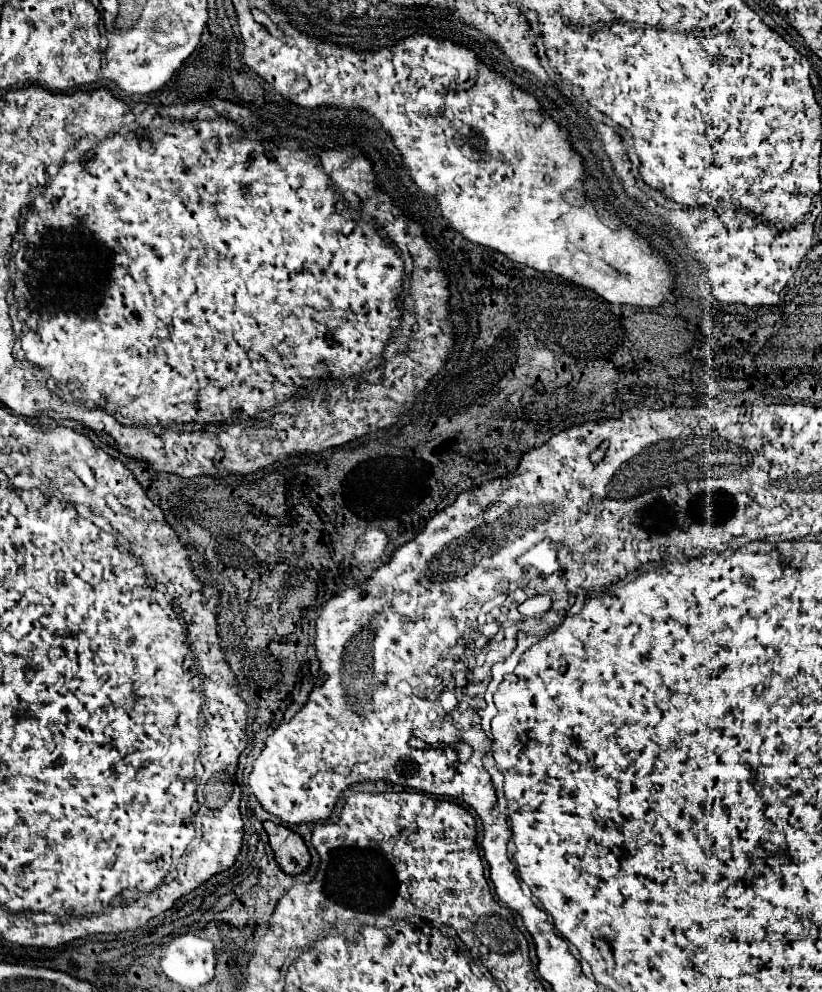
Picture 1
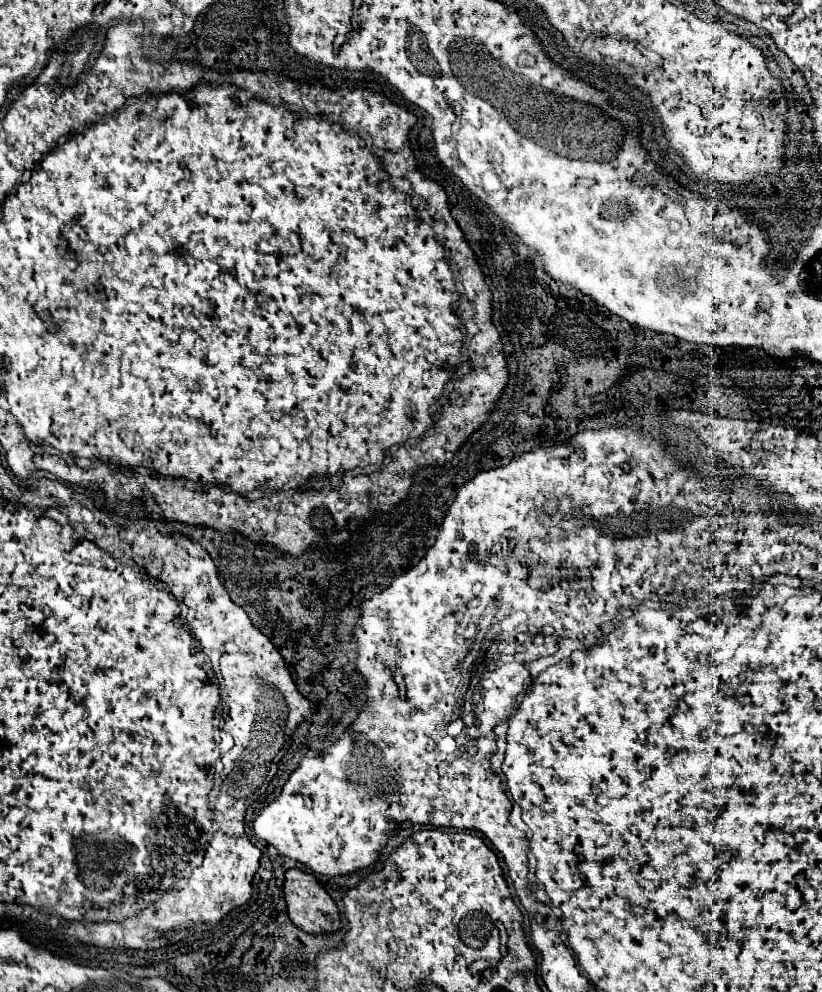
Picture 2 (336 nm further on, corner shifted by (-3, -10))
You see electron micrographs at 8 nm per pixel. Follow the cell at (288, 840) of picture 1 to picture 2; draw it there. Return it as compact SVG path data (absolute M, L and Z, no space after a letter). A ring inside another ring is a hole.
M289 868L285 872L285 902L289 918L305 932L339 930L339 910L323 884L309 872ZM331 916L333 920L327 920Z

